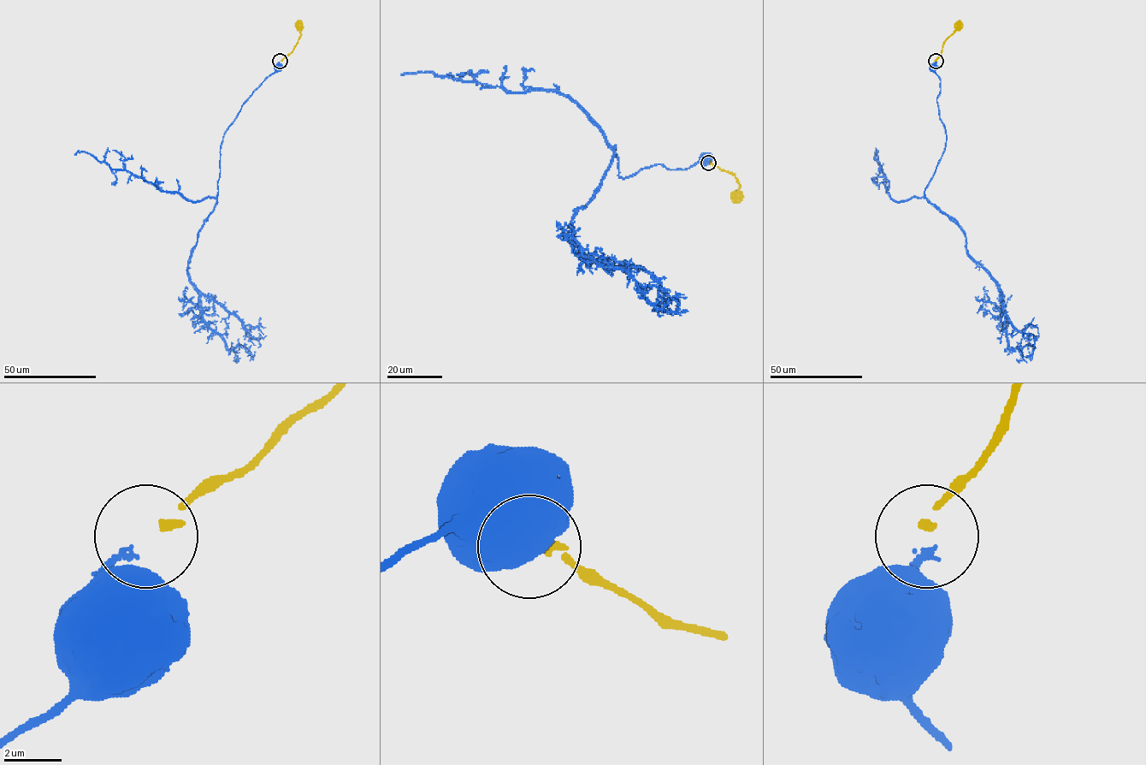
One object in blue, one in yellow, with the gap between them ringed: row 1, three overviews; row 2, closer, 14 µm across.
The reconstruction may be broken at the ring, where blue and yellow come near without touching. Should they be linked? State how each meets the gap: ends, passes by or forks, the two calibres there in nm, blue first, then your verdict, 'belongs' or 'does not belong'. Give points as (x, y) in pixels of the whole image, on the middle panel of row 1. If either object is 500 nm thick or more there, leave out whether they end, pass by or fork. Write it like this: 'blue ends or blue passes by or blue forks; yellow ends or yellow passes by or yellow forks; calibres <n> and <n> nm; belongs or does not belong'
blue ends; yellow ends; calibres 130 and 280 nm; does not belong

